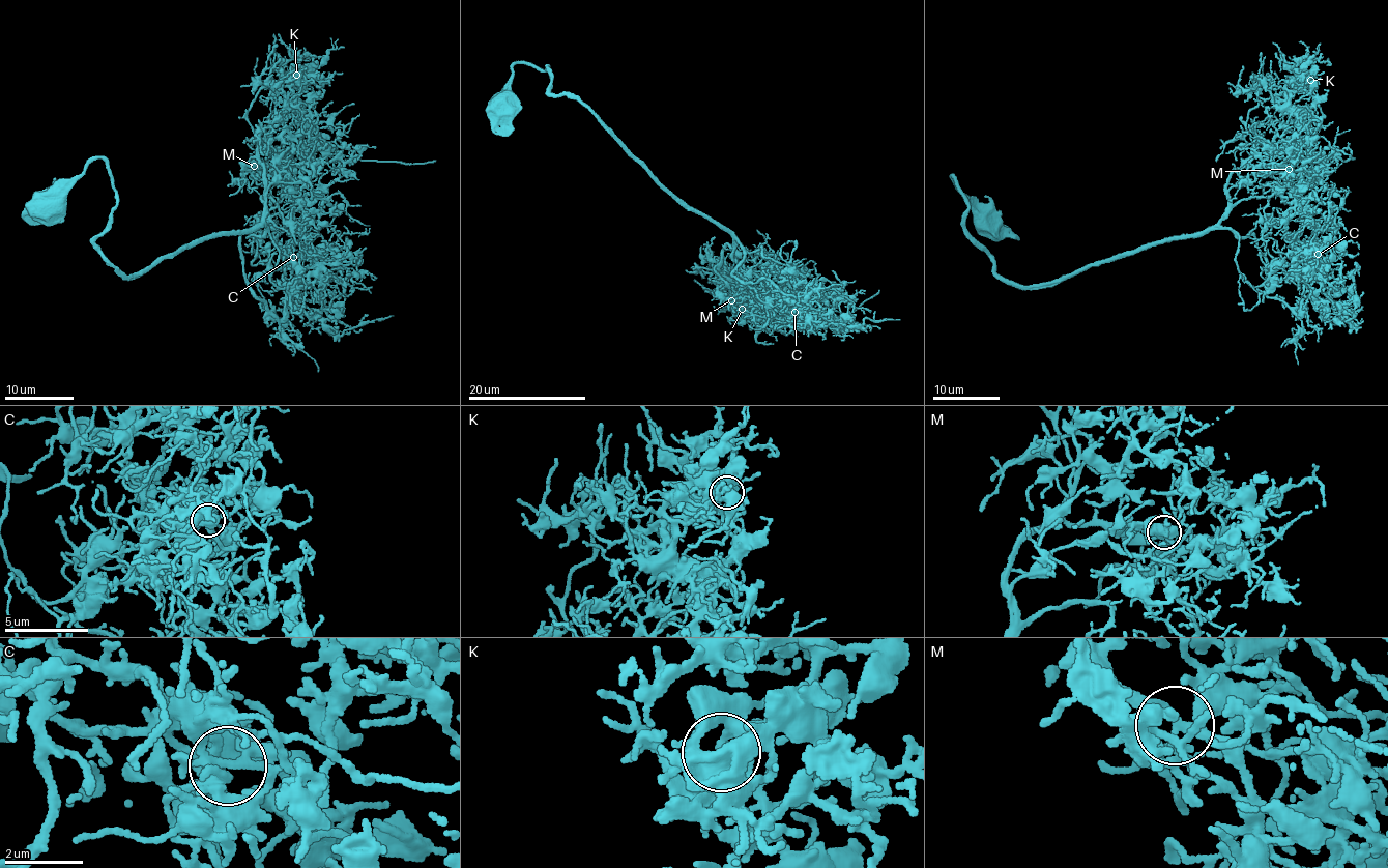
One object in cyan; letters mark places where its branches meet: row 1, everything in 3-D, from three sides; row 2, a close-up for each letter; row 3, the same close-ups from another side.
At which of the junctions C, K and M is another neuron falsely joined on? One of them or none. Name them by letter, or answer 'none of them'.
K

